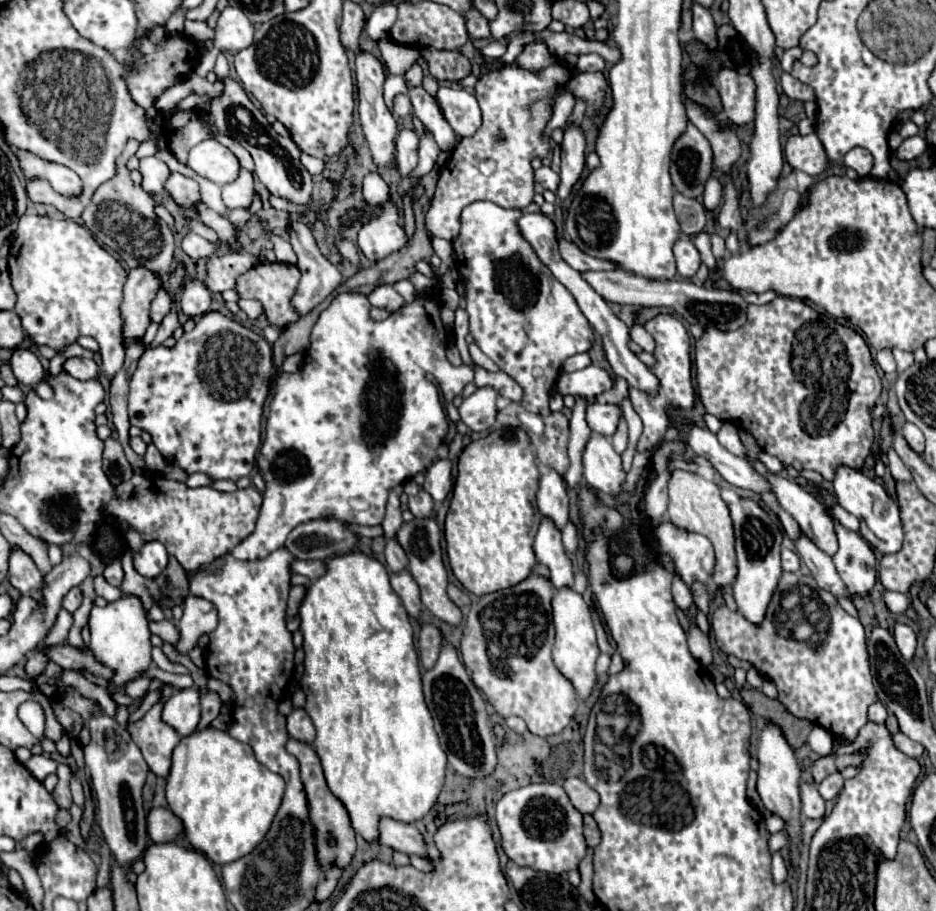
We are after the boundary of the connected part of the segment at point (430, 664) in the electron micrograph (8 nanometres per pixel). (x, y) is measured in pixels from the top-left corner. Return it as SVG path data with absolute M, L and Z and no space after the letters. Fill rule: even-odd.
M424 624L422 630L420 630L420 636L418 636L418 644L420 644L420 662L426 670L434 668L438 656L440 656L440 650L442 650L442 632L436 624Z

